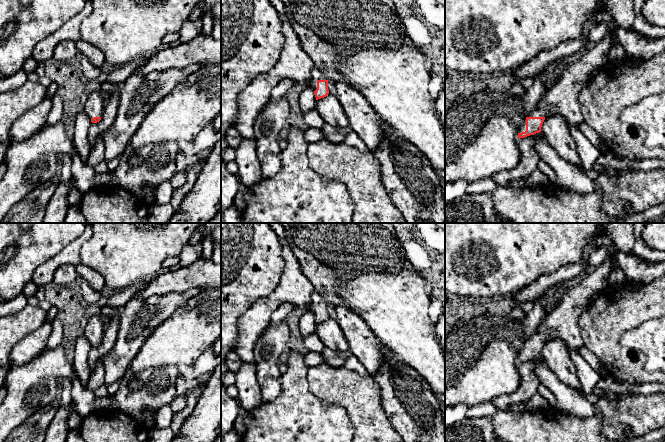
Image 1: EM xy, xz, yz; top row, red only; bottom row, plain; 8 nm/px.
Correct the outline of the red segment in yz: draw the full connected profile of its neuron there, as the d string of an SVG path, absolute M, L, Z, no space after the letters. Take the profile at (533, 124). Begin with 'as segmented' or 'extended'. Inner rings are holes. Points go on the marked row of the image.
extended; M612 33L606 35L578 62L565 68L557 82L543 94L537 107L525 116L518 129L518 139L541 132L546 116L558 114L578 127L584 122L579 96L603 65L614 44Z

